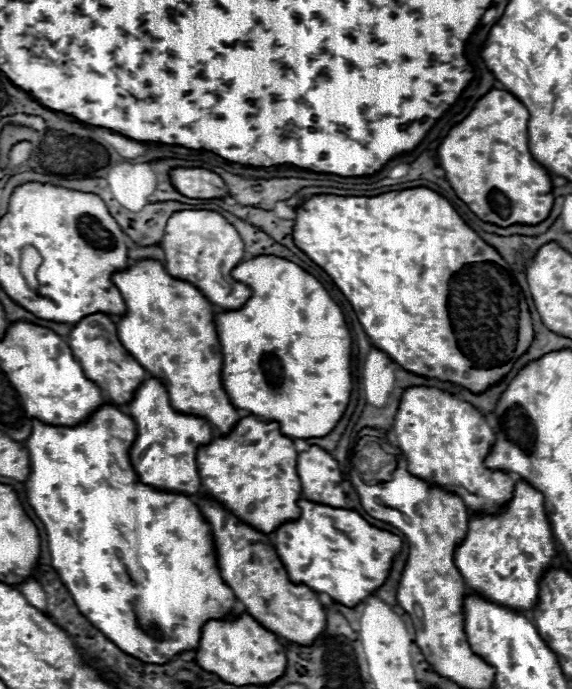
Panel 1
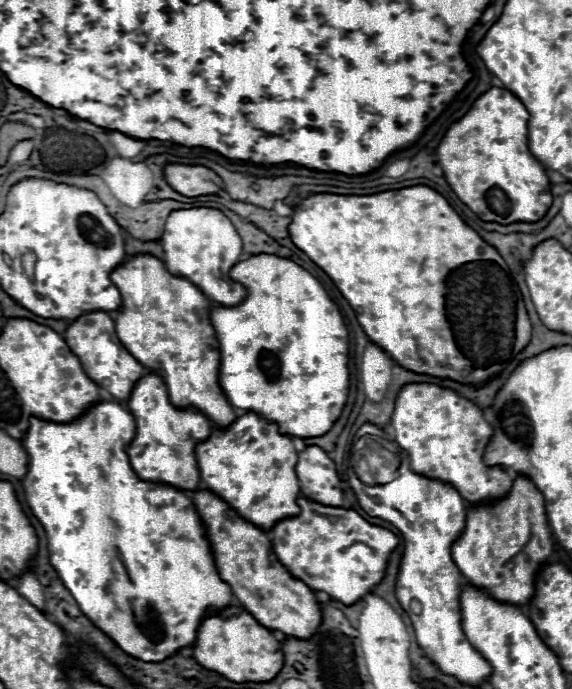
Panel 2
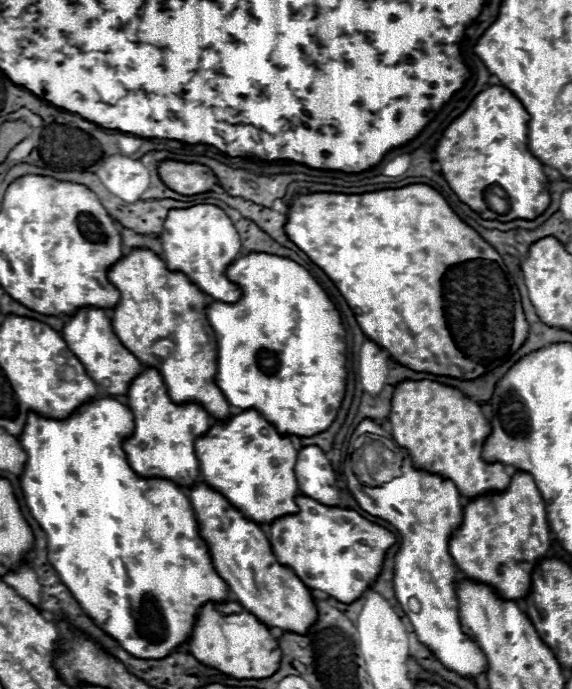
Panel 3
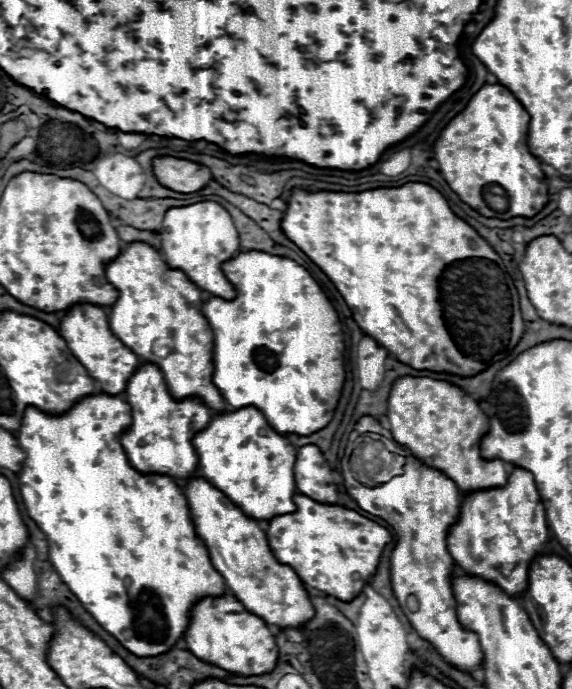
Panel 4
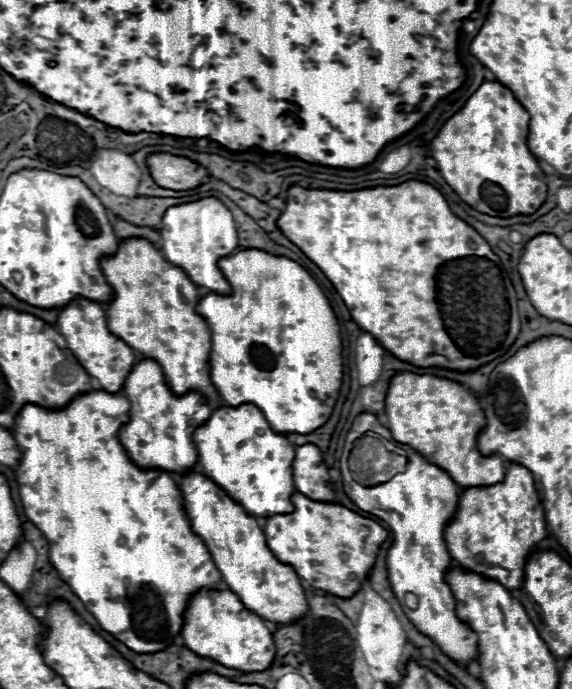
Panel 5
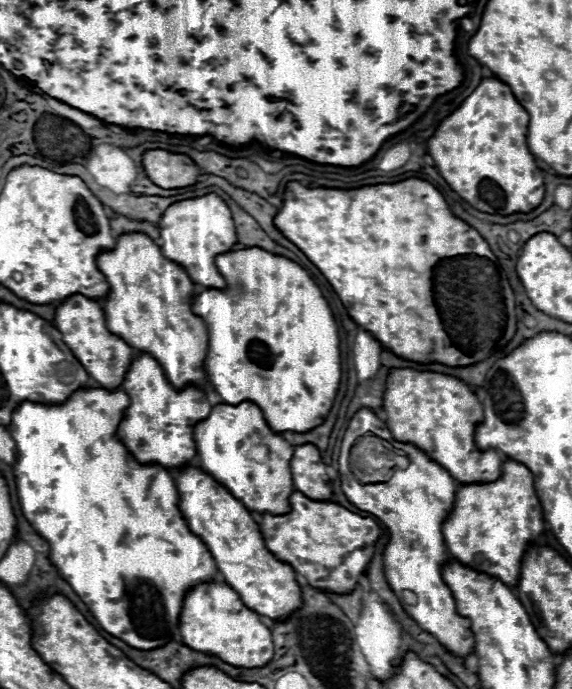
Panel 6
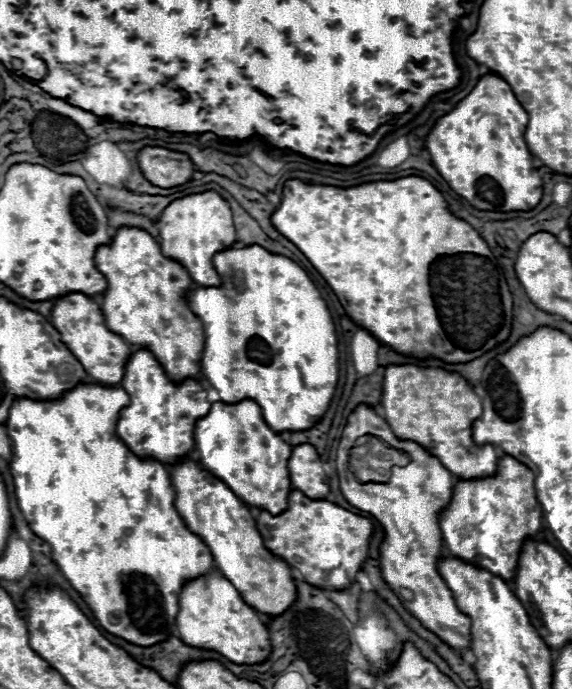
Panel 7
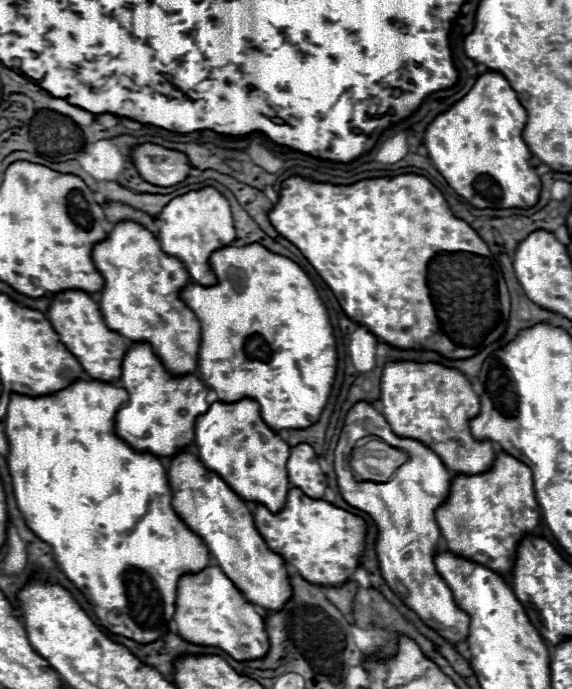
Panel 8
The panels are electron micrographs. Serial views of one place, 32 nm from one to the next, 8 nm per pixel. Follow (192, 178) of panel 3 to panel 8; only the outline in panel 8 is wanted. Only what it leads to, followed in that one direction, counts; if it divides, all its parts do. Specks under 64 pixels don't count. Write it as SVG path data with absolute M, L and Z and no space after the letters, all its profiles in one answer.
M142 144L132 152L136 170L154 186L174 186L188 178L190 160L176 150L168 150L156 144Z

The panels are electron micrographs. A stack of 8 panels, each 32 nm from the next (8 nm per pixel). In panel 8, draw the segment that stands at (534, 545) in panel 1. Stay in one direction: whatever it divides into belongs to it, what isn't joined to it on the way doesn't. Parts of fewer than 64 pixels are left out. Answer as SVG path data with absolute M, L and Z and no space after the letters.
M498 452L494 460L494 468L490 472L480 476L462 476L462 474L454 476L446 504L442 504L436 510L436 522L452 554L474 560L496 574L510 576L522 536L534 532L534 528L540 522L540 508L536 508L536 494L532 492L532 470L526 464L520 464L520 460L516 460L514 456L506 452Z

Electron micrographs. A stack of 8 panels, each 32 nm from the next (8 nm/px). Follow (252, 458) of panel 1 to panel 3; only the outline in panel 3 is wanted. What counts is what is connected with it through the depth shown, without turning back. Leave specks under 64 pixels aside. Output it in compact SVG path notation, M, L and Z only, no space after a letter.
M244 410L228 422L214 422L206 436L194 442L200 480L220 492L244 518L256 524L272 524L276 518L296 514L296 448L290 438L276 432L256 410Z

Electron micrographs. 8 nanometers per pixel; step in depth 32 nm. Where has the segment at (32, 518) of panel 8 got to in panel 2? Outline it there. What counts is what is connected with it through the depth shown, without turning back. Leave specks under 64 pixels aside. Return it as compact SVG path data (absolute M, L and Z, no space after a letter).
M102 400L100 404L92 406L82 418L78 418L72 424L54 424L54 422L44 422L44 420L32 416L30 418L30 430L28 430L26 438L22 440L22 446L28 452L28 474L22 480L22 486L26 490L28 506L32 508L34 516L40 520L40 524L46 530L50 564L54 566L60 580L64 582L64 586L74 596L74 600L76 600L78 608L82 610L82 614L88 620L92 620L94 626L98 626L108 638L112 638L130 656L136 656L136 658L140 658L144 662L160 662L160 660L166 660L168 656L176 654L180 648L194 646L196 632L198 632L200 622L206 616L206 610L210 608L214 612L220 612L220 610L228 608L232 604L232 590L228 588L228 584L216 572L212 548L208 544L204 524L200 522L200 516L198 516L196 506L192 504L192 500L184 492L178 492L174 488L142 482L138 478L138 474L132 470L128 454L126 454L126 444L133 439L135 428L136 424L132 414L126 412L118 402L112 402L112 400Z

